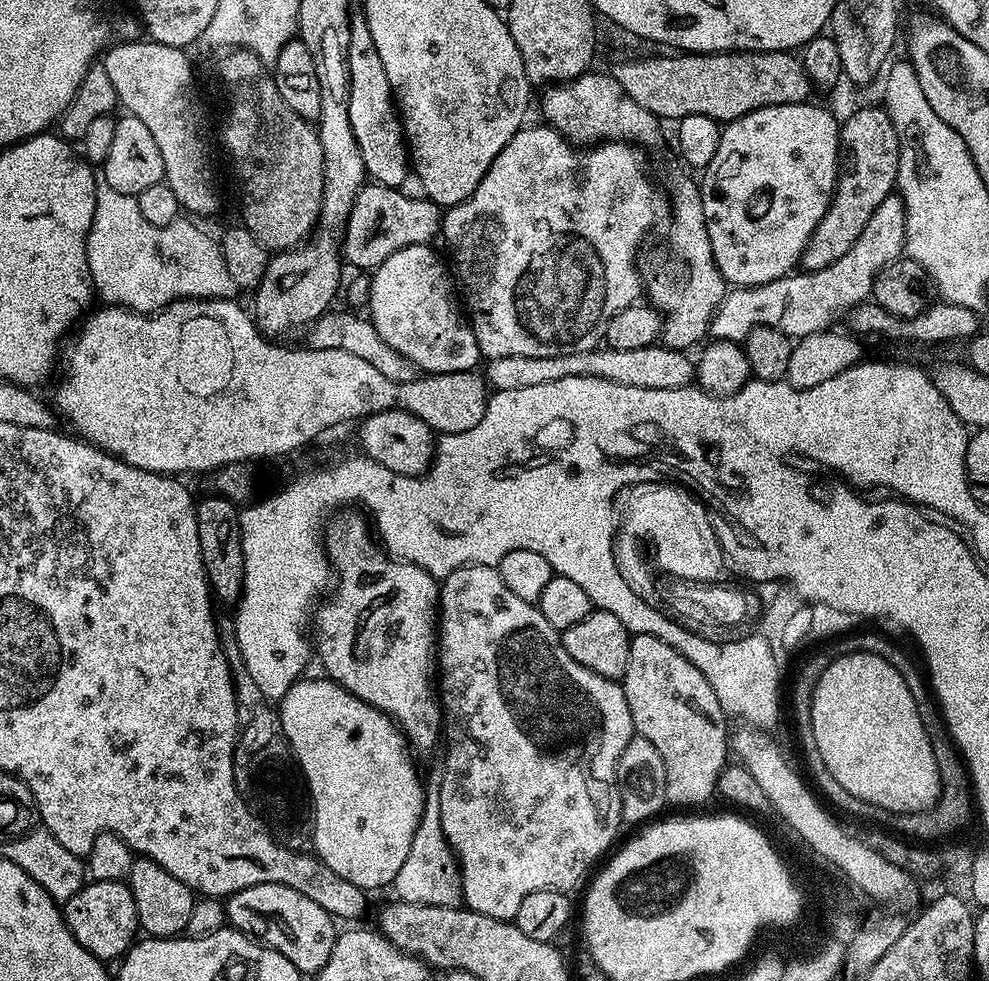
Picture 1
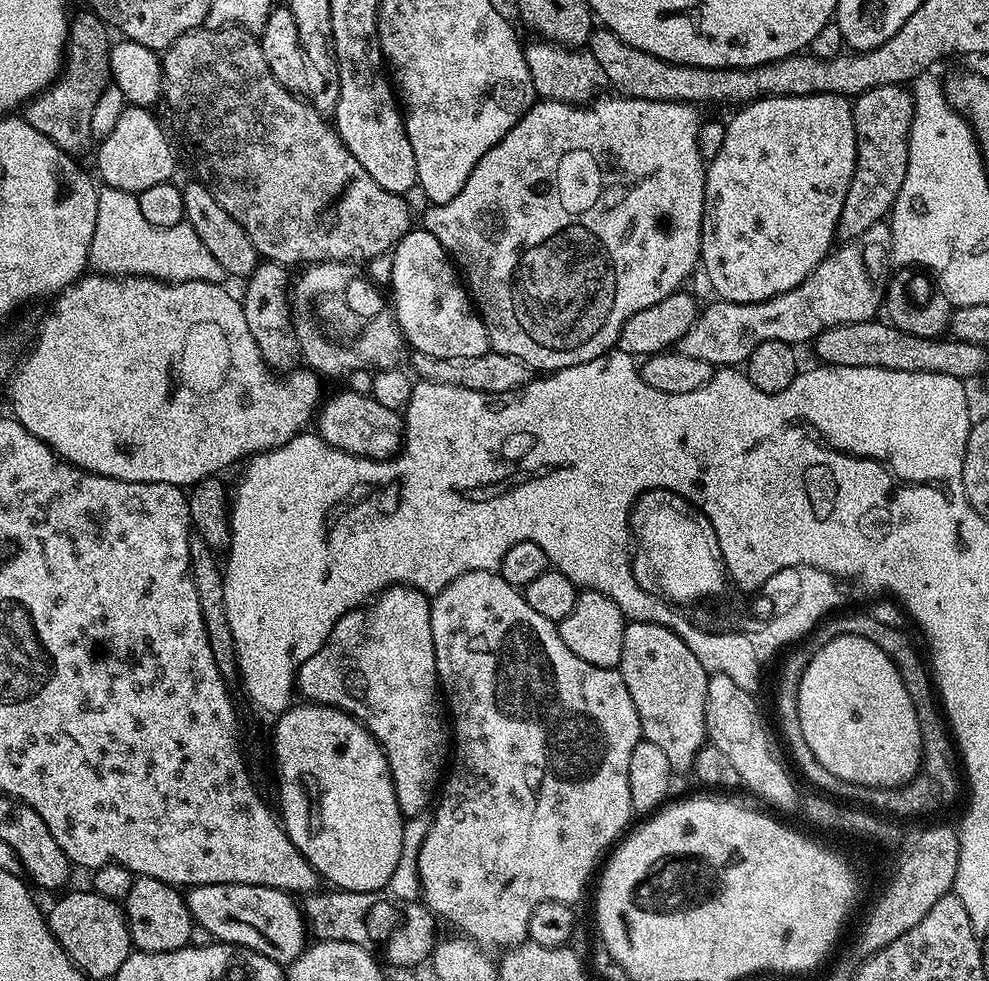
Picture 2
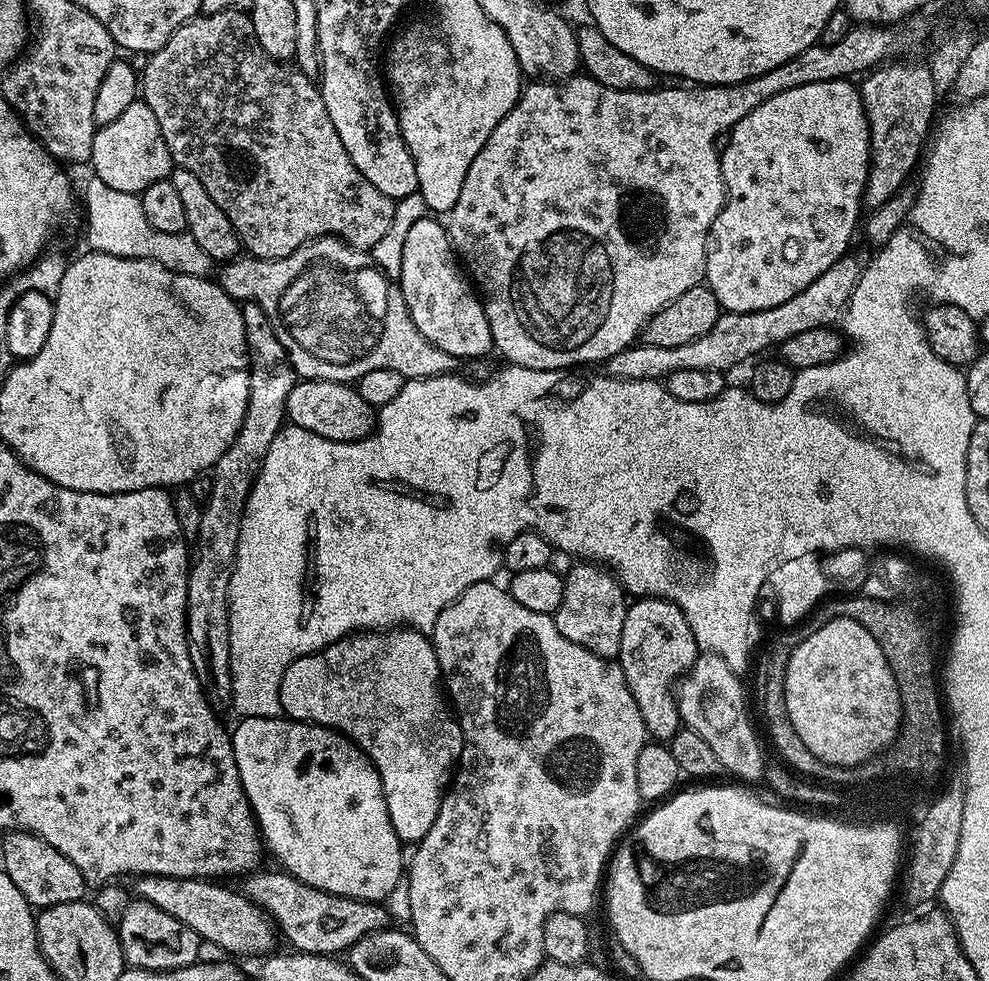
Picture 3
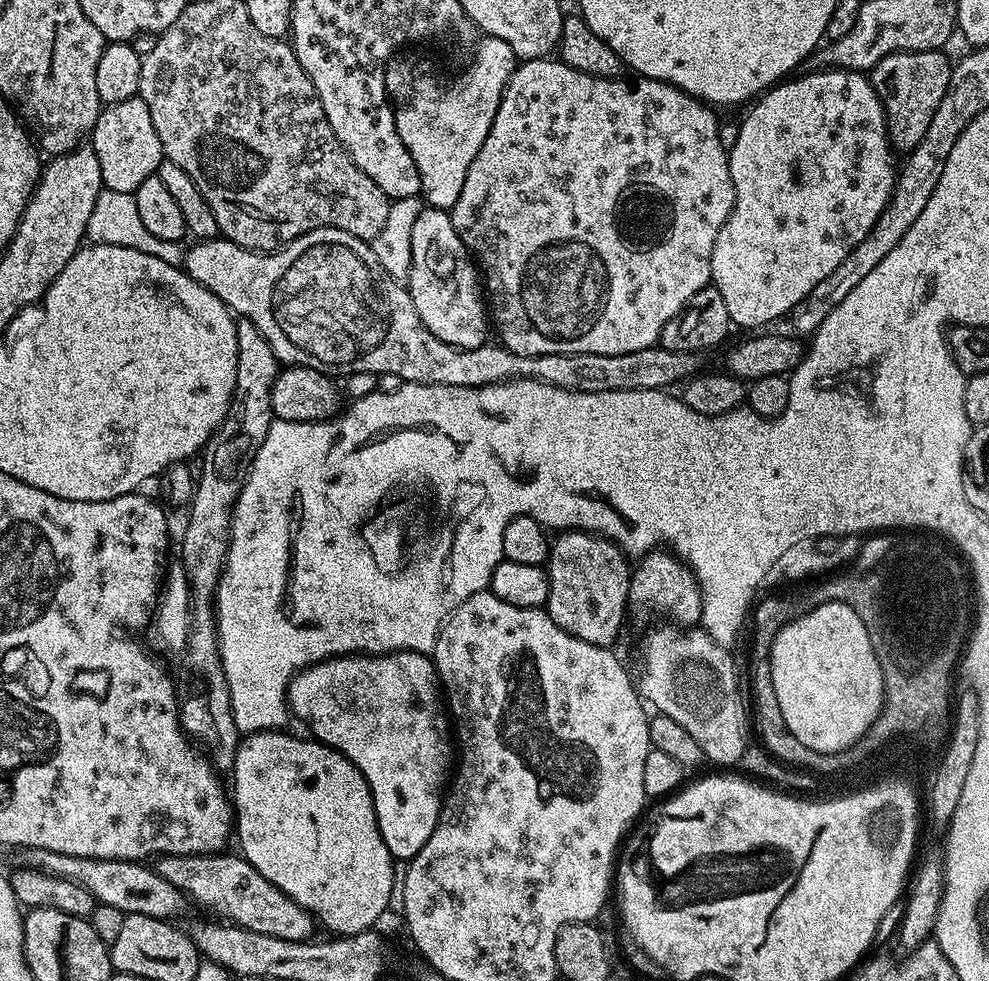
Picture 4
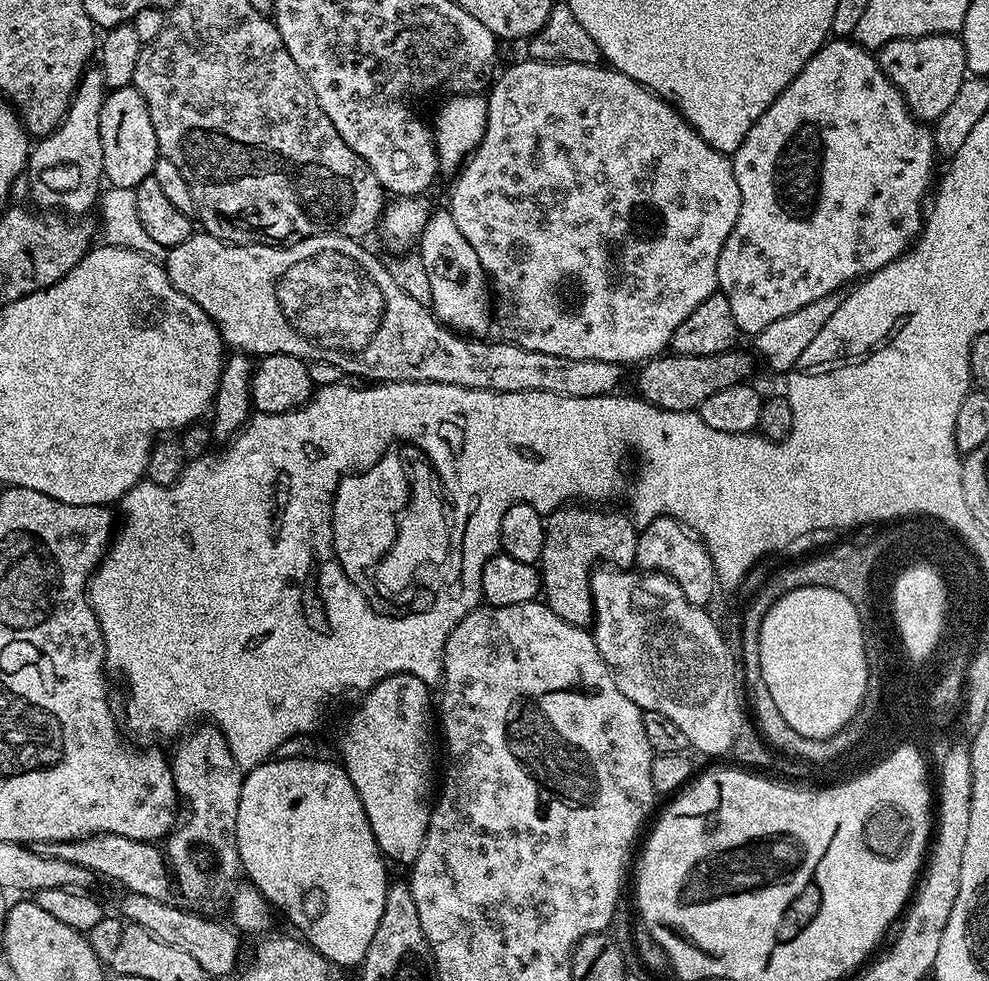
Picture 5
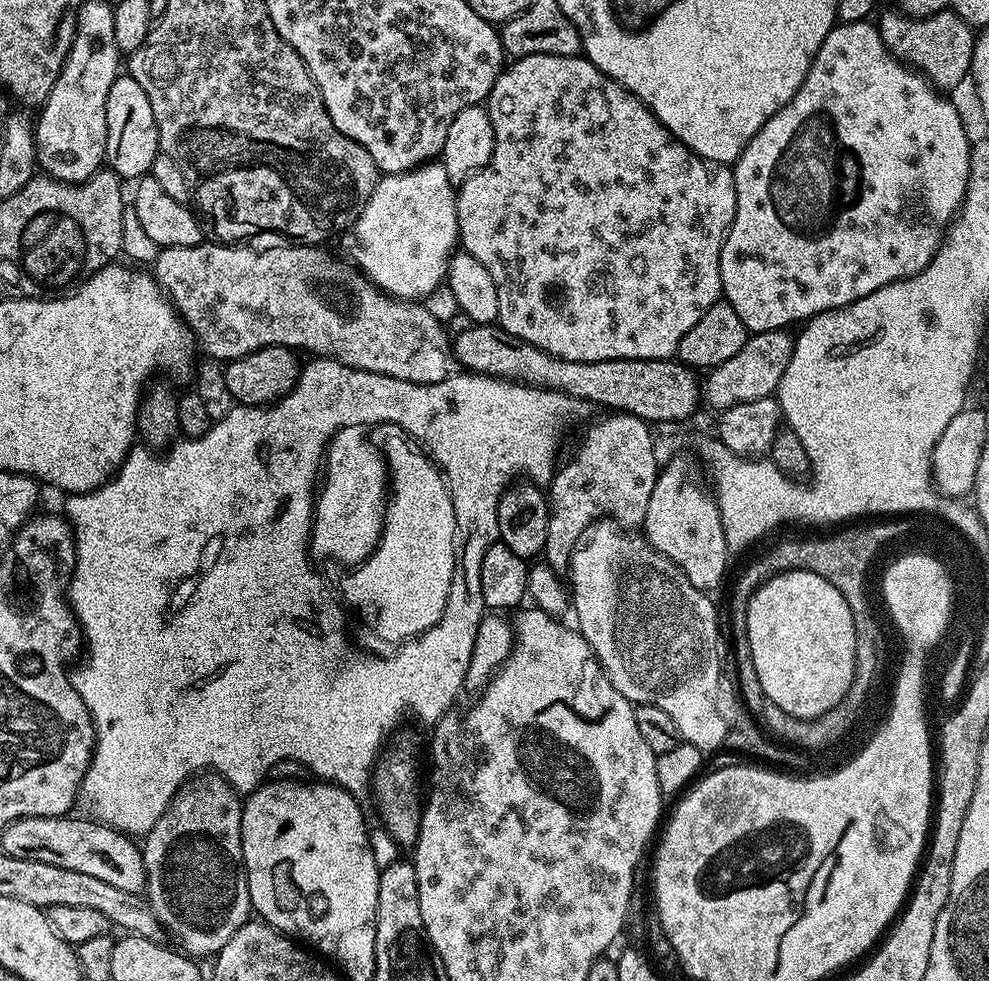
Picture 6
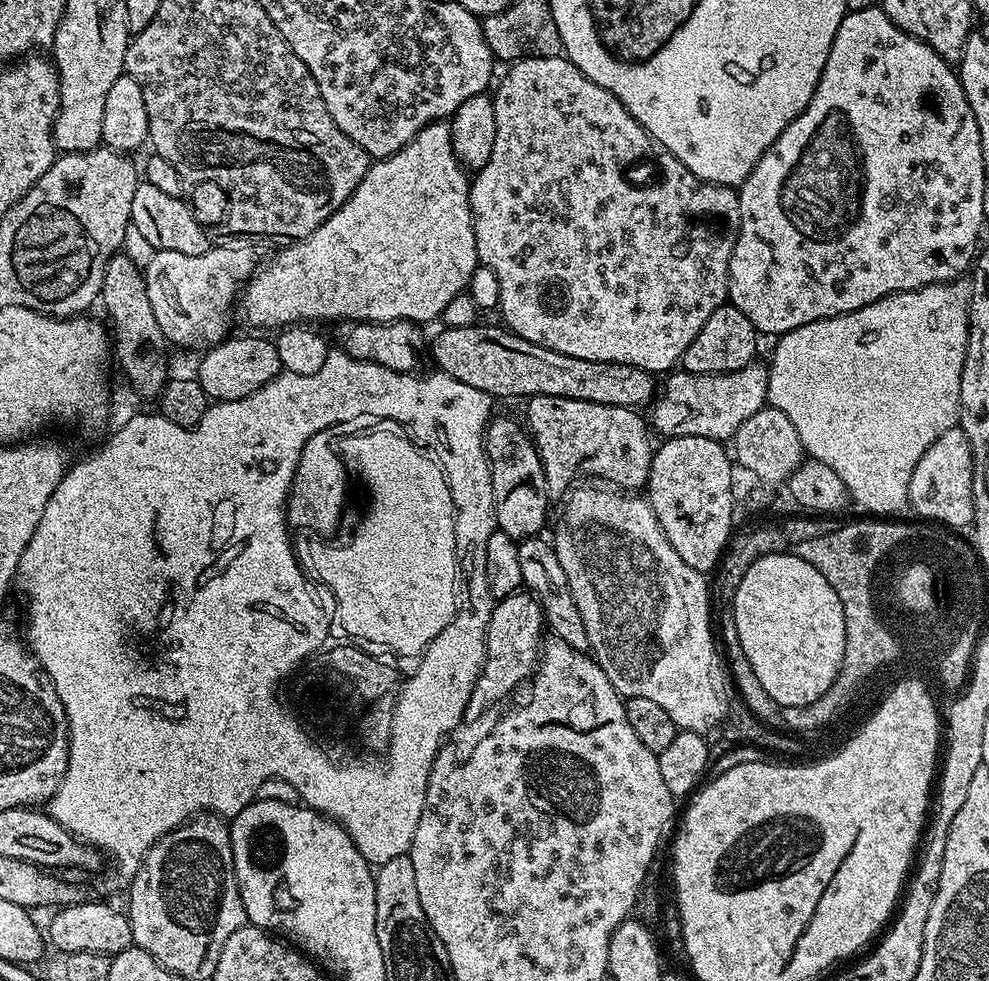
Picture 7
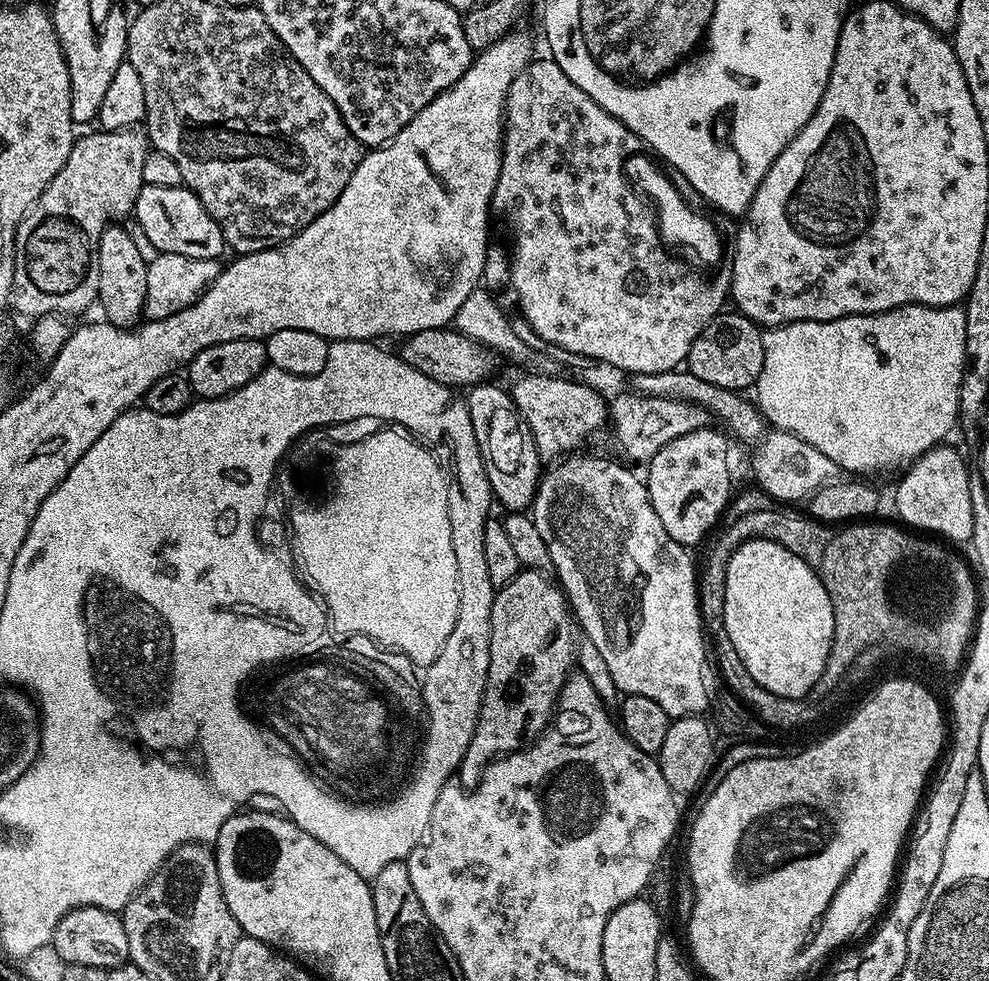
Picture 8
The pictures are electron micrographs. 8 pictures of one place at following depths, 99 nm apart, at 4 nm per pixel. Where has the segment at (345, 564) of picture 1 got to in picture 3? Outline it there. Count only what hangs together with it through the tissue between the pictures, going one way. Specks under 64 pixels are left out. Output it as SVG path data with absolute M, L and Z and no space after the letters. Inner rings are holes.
M397 626L387 630L357 630L351 636L343 636L338 642L328 644L319 652L311 652L308 656L290 662L286 674L282 674L280 711L287 719L301 720L307 724L321 724L336 732L341 732L343 736L353 740L372 759L372 765L382 778L382 790L386 798L390 822L394 826L394 834L398 834L398 838L405 845L415 845L426 834L430 834L430 826L434 826L434 818L438 818L438 810L444 801L445 791L458 767L458 761L464 749L464 735L460 729L460 721L456 719L453 709L442 691L442 677L436 651L431 639L425 633L407 626Z

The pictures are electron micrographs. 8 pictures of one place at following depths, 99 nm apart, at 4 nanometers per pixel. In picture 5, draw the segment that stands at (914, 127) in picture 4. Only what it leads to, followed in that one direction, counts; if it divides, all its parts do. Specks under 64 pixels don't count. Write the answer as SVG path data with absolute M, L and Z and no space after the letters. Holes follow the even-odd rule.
M956 34L891 40L879 48L875 58L890 82L902 94L912 115L921 122L935 122L939 116L946 114L946 106L954 102L968 72L966 50Z

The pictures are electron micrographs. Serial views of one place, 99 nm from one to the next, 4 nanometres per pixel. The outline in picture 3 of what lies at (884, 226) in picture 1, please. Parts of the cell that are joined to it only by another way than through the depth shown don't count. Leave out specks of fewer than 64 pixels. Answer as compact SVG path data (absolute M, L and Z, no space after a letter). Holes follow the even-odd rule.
M846 254L838 262L834 262L834 266L830 266L830 270L826 270L826 274L814 278L814 282L810 282L810 286L806 286L806 290L802 290L802 294L794 294L794 298L782 302L782 306L770 306L770 310L758 310L757 312L721 311L718 322L714 322L714 326L710 326L710 330L706 330L706 334L702 334L702 338L698 338L694 342L686 342L683 346L654 346L637 342L631 348L622 350L611 356L609 360L603 361L603 371L607 375L617 376L620 380L654 380L657 382L674 374L674 370L706 370L709 368L715 372L727 373L728 368L750 359L751 356L759 357L764 354L759 354L759 352L764 352L767 348L775 349L782 342L786 342L786 338L790 338L794 334L802 334L802 330L814 330L835 325L841 319L848 299L852 297L852 292L856 288L857 282L860 281L861 271L862 264L859 264L852 254Z

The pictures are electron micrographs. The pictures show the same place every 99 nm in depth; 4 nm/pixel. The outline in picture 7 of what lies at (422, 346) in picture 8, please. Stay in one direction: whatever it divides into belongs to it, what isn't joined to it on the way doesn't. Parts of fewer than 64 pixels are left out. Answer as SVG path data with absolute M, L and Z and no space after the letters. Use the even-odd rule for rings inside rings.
M475 322L457 328L441 327L441 332L430 340L432 360L435 367L445 376L458 382L466 382L466 386L474 386L474 390L482 390L487 396L553 396L554 398L578 398L582 402L598 402L602 406L622 406L637 410L651 405L658 392L658 380L655 375L638 366L629 364L611 364L610 362L590 362L586 358L570 358L570 354L558 354L558 350L550 350L546 346L538 346L534 342L526 342L526 338L515 336L507 327L495 328L492 324Z

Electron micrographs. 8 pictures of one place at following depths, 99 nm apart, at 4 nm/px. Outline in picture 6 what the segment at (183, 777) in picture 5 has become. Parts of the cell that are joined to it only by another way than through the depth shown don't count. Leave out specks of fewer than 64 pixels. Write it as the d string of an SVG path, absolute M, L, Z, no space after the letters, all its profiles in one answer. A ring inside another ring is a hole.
M197 774L184 781L176 797L154 822L142 840L146 868L146 899L154 910L165 933L177 940L179 951L193 957L215 957L230 942L230 938L248 923L253 911L248 875L242 858L242 814L244 805L241 793L231 788L221 776Z

